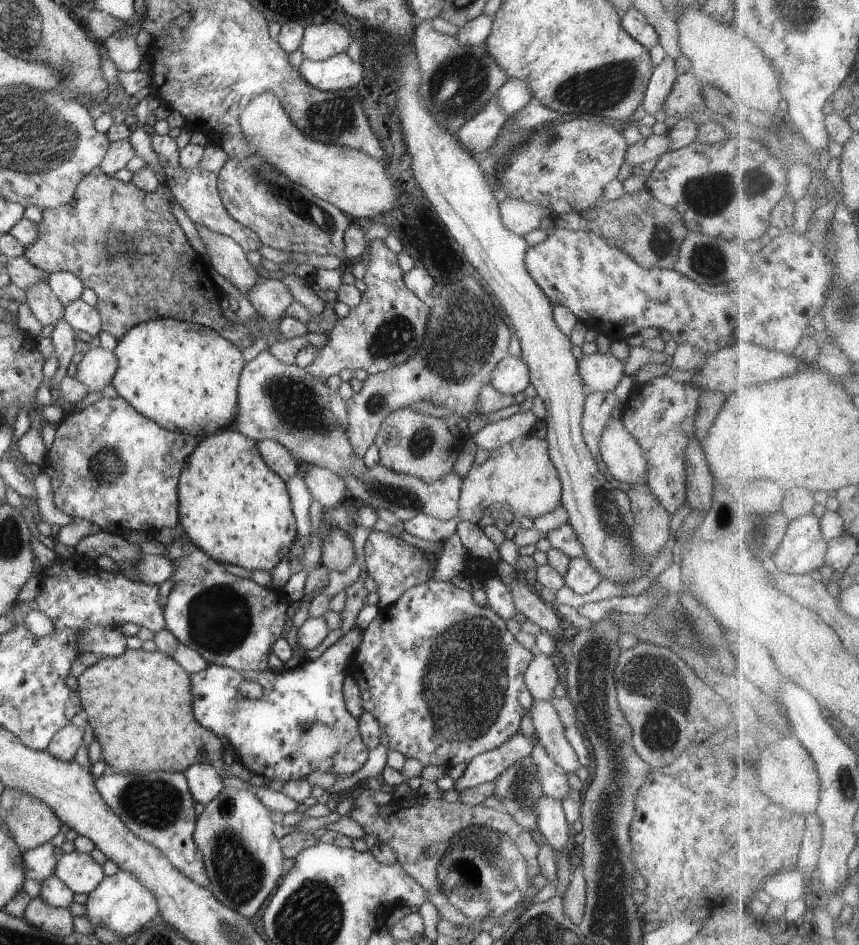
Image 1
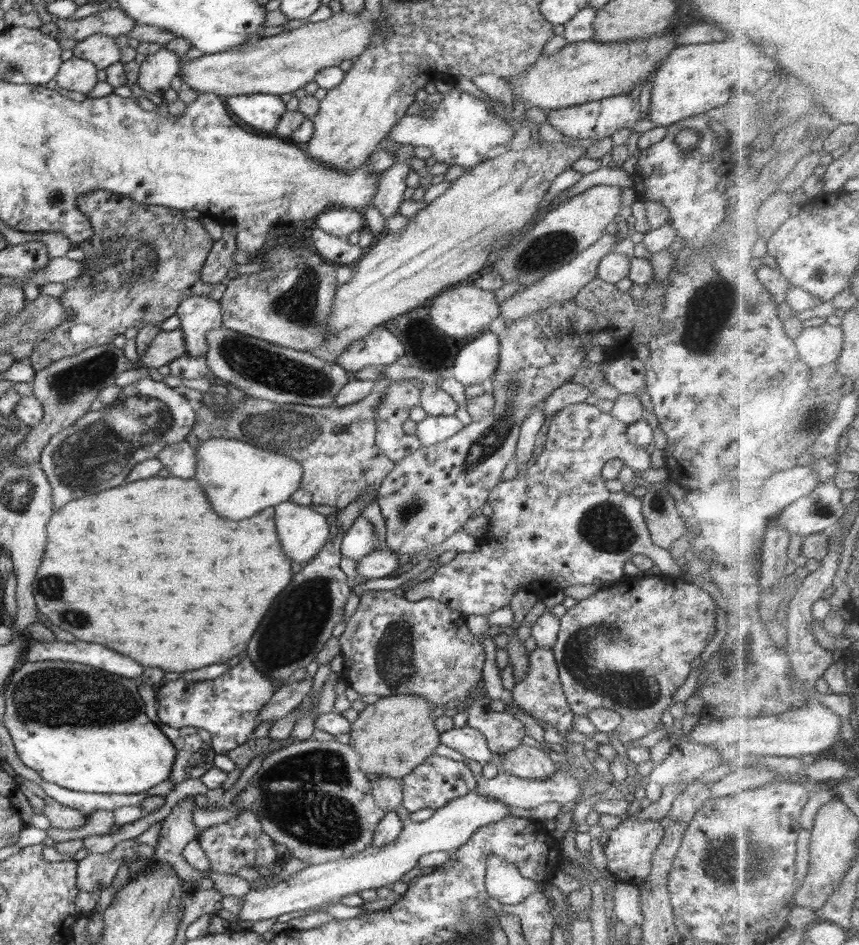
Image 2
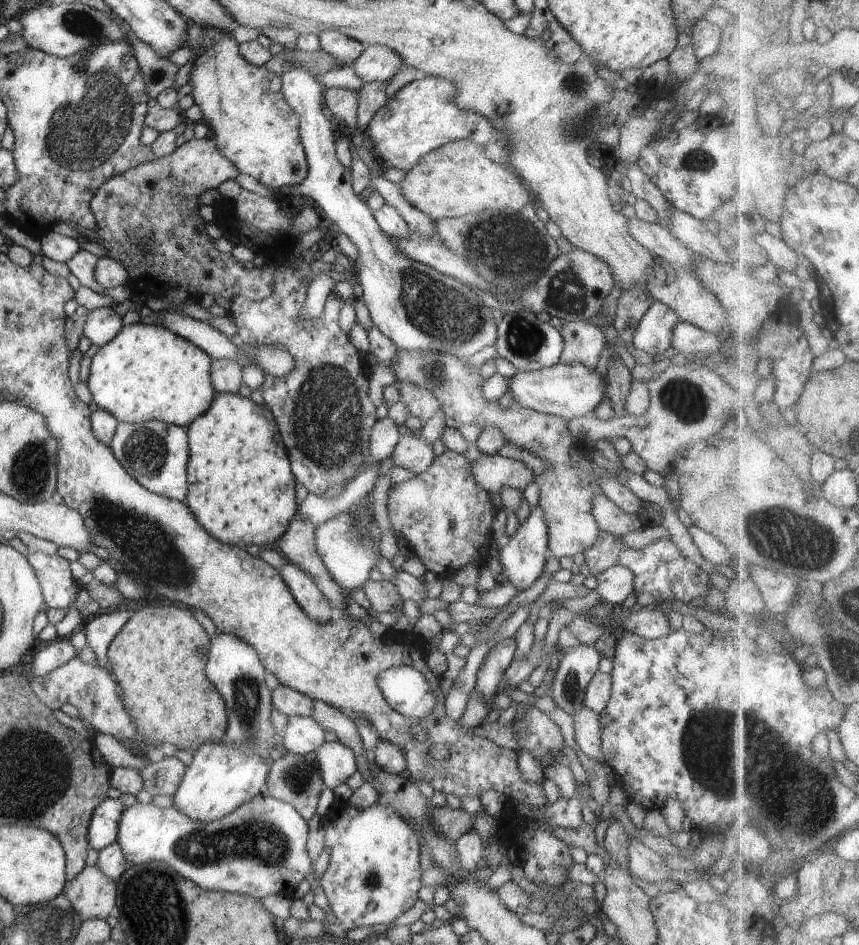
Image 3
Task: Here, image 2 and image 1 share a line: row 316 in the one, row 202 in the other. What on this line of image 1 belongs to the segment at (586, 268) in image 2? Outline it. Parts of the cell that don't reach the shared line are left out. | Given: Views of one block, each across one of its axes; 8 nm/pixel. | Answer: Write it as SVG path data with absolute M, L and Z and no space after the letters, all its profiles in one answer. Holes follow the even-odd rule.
M510 198L499 204L499 212L504 226L521 237L539 228L543 218L553 217L548 209Z

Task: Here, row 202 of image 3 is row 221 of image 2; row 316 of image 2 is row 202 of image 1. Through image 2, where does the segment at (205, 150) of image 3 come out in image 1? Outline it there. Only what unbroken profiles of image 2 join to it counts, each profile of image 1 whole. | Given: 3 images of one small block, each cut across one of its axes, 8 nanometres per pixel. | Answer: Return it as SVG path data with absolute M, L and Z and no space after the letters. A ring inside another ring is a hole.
M96 167L76 185L71 202L42 211L38 238L25 247L23 256L47 275L56 271L70 271L81 278L85 286L97 294L94 308L101 313L101 330L112 334L118 341L137 324L151 318L167 318L215 330L218 335L244 350L253 344L252 337L243 323L237 324L223 316L220 299L224 292L212 280L208 272L209 263L192 249L170 211L170 193L168 186L161 185L153 193L141 191L134 182L123 183Z

